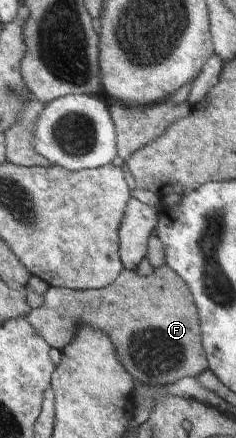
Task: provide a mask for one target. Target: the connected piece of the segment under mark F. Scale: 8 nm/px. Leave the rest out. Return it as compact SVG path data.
M165 264L149 276L123 269L114 283L99 290L74 291L50 286L43 299L43 305L31 309L25 319L50 348L63 350L73 341L77 325L87 323L111 339L119 363L138 383L167 386L208 370L191 293L179 275Z

